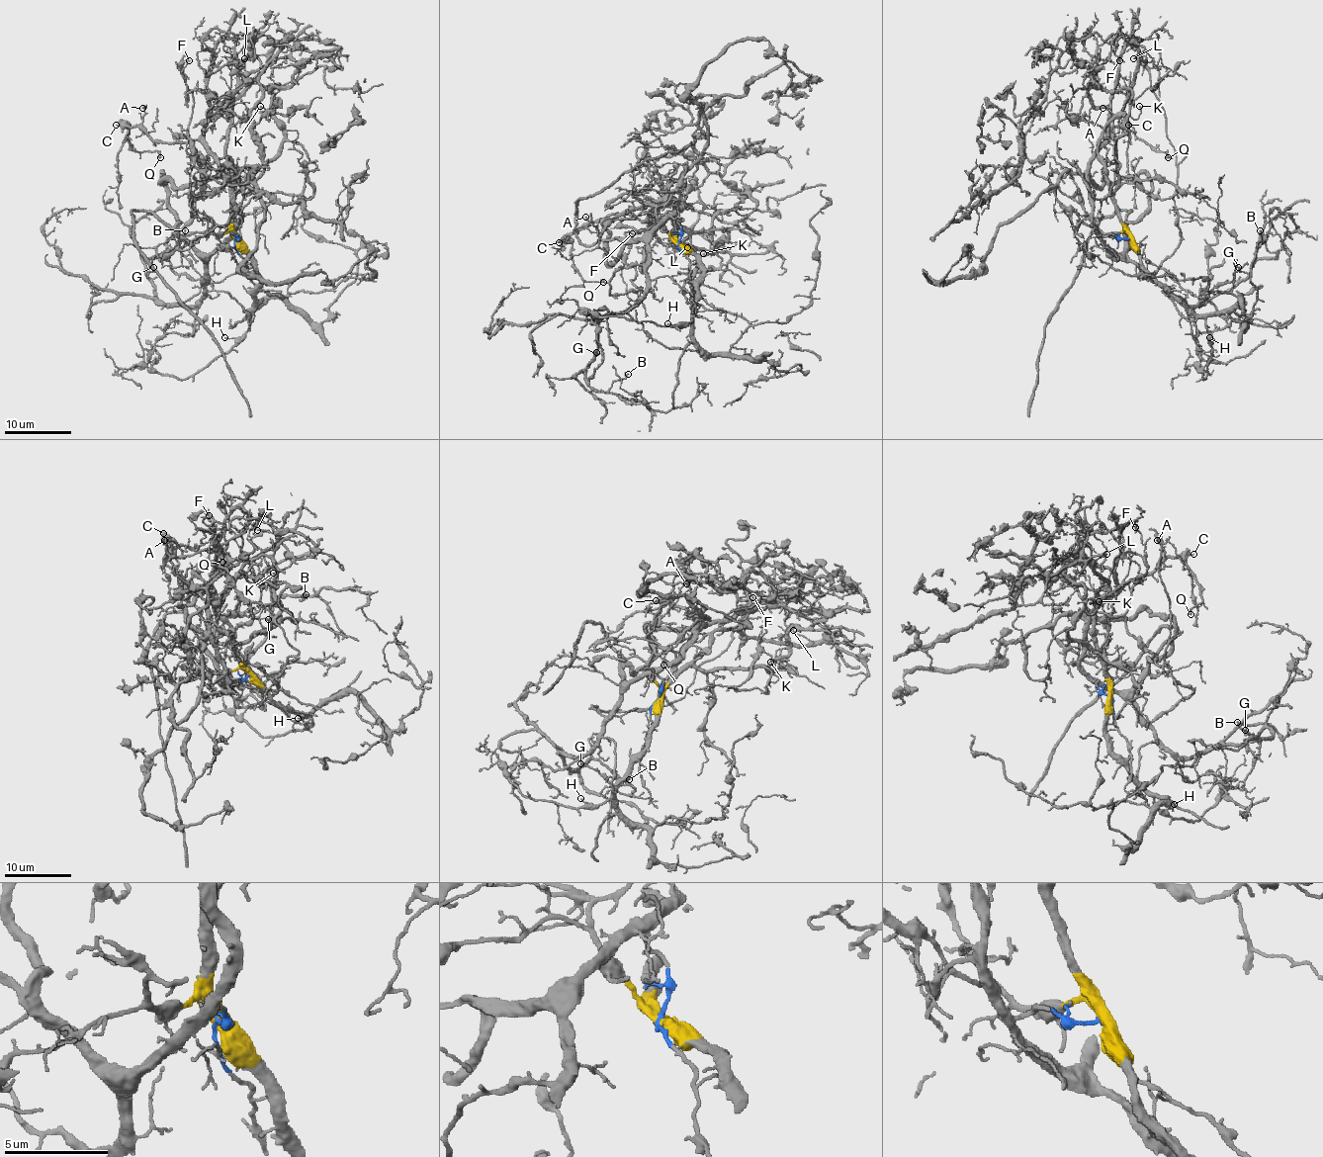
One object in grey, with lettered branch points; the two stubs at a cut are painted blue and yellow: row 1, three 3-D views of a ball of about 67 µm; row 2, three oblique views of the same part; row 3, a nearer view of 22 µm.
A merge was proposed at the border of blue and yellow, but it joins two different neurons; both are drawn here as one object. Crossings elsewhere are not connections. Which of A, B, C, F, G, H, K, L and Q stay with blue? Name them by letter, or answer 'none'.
A, B, C, F, G, Q

